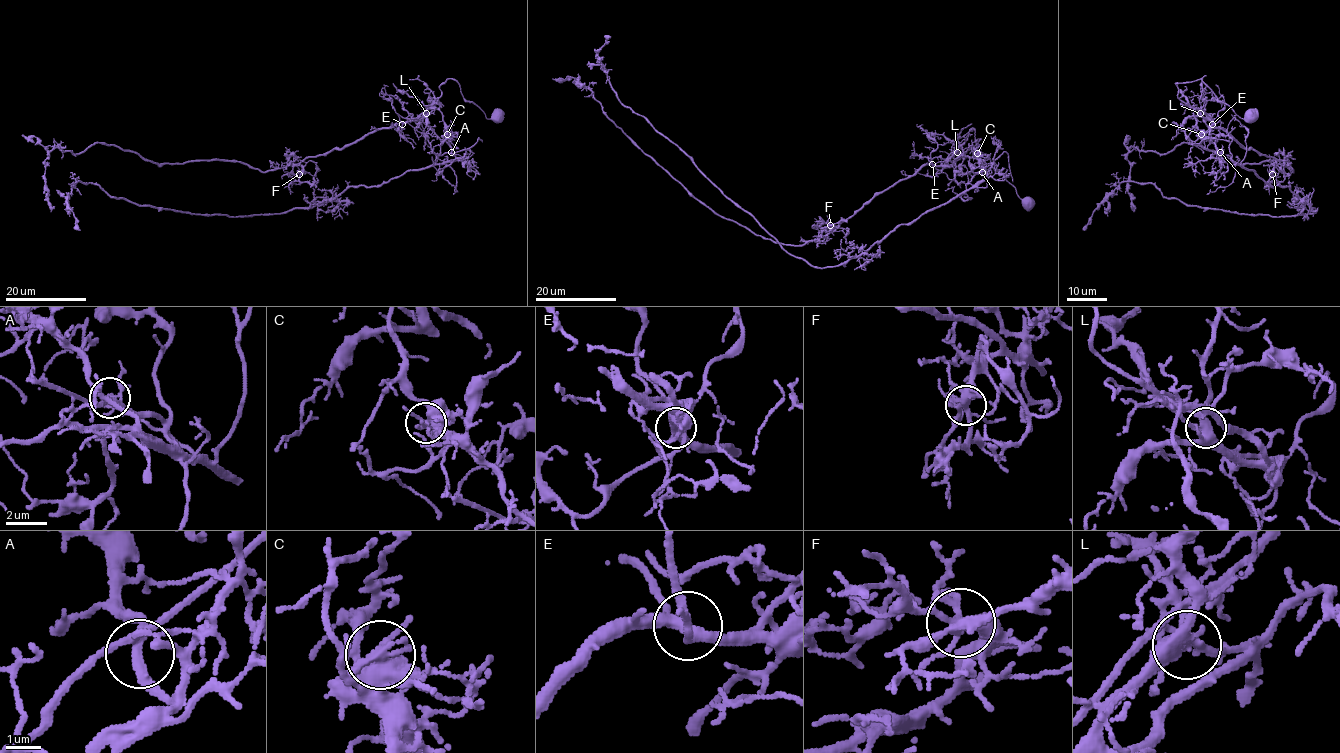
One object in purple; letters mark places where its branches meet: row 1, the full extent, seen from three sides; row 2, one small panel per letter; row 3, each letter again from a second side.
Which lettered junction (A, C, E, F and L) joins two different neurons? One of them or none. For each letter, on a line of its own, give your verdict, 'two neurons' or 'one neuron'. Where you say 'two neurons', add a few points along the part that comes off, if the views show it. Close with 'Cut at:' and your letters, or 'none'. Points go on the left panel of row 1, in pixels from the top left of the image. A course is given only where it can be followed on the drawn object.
A: one neuron
C: two neurons | (447, 134), (451, 151), (433, 165), (271, 214), (141, 206), (76, 182), (67, 207), (80, 230)
E: one neuron
F: one neuron
L: one neuron
Cut at: C

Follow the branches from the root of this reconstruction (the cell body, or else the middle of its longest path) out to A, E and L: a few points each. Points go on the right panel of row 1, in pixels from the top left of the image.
A: (1231, 137), (1229, 151), (1232, 155), (1220, 152)
E: (1231, 137), (1220, 128), (1218, 117), (1212, 124)
L: (1231, 137), (1220, 128), (1218, 117), (1206, 119), (1200, 113)

